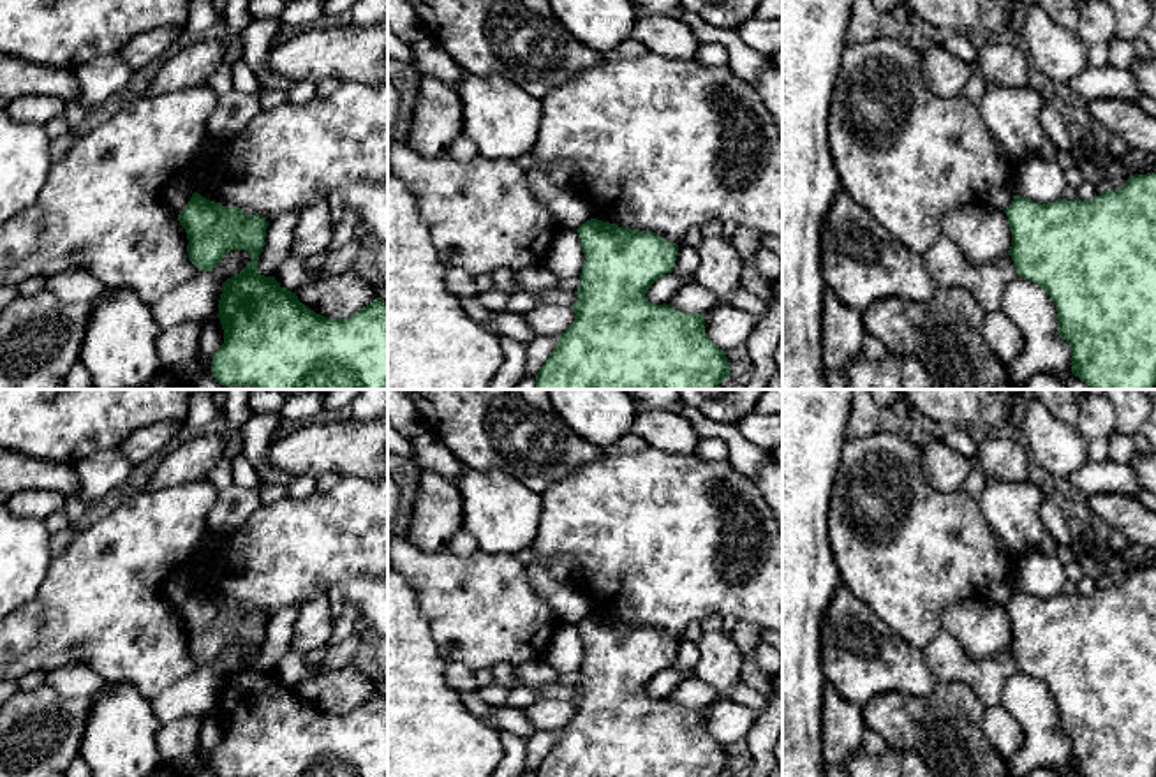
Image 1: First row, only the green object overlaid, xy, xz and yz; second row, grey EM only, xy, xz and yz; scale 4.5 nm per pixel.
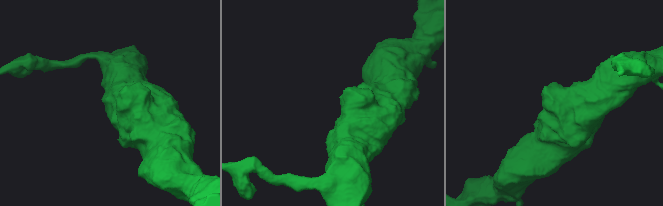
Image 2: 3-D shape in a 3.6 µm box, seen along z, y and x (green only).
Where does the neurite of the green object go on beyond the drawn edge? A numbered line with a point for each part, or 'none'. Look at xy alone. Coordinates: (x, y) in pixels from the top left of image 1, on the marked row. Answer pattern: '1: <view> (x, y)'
none

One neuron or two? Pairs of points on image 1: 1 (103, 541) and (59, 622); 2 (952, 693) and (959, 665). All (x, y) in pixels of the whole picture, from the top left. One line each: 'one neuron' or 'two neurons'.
1: one neuron
2: two neurons

